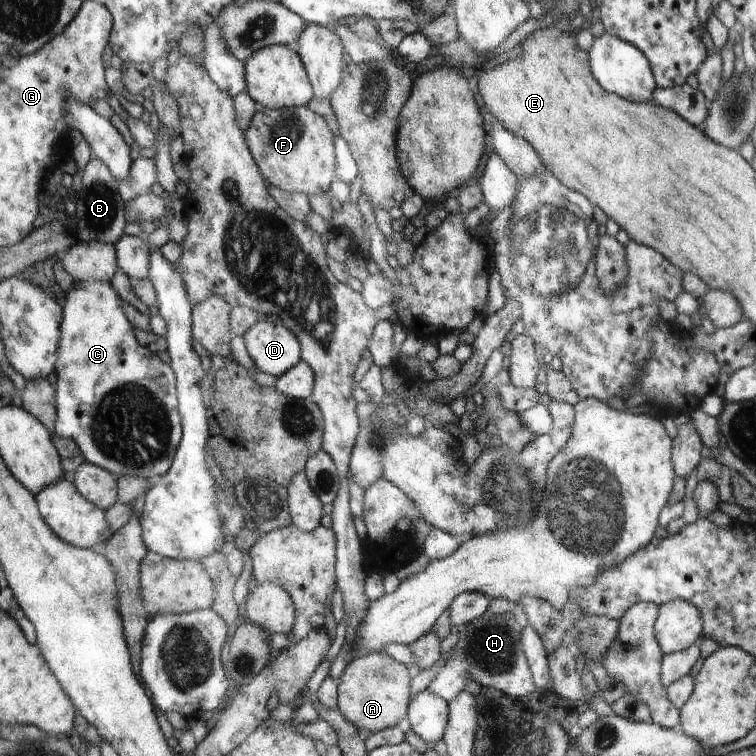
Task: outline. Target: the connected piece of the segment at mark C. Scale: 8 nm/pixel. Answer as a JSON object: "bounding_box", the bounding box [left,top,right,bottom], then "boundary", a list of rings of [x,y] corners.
{"bounding_box":[54,280,180,483],"boundary":[[[86,280],[86,282],[75,282],[73,288],[65,294],[61,300],[63,310],[62,336],[59,340],[58,365],[56,374],[55,406],[57,408],[57,422],[54,430],[63,437],[70,437],[79,447],[85,461],[89,464],[106,469],[107,472],[114,474],[115,478],[120,476],[141,477],[153,483],[159,478],[163,478],[171,471],[175,461],[176,448],[180,441],[180,416],[176,410],[176,386],[174,380],[174,370],[166,366],[157,354],[150,352],[148,347],[140,346],[134,338],[132,326],[126,320],[117,293],[111,288],[111,283],[100,282],[98,280]]]}

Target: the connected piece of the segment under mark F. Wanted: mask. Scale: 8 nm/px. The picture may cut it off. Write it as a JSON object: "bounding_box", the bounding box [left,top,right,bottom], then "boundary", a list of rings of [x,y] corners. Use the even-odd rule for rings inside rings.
{"bounding_box":[245,105,334,198],"boundary":[[[305,105],[301,108],[268,109],[257,106],[251,127],[245,132],[246,144],[251,156],[258,162],[259,172],[263,174],[269,188],[282,189],[283,192],[303,193],[308,198],[326,193],[334,181],[334,148],[332,132],[322,116],[315,114]]]}

